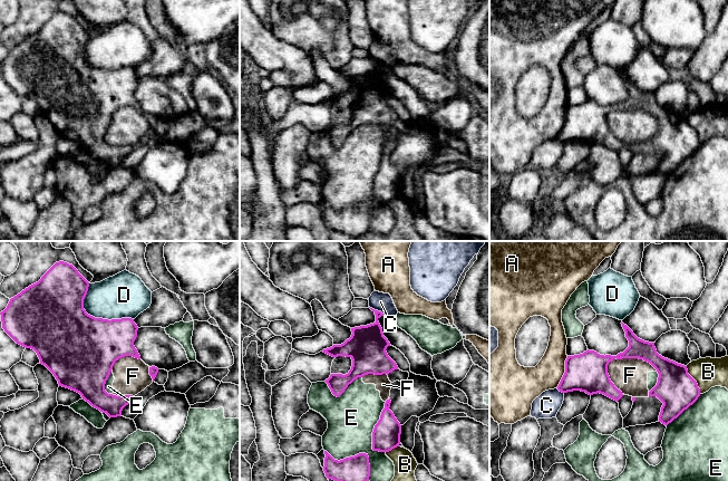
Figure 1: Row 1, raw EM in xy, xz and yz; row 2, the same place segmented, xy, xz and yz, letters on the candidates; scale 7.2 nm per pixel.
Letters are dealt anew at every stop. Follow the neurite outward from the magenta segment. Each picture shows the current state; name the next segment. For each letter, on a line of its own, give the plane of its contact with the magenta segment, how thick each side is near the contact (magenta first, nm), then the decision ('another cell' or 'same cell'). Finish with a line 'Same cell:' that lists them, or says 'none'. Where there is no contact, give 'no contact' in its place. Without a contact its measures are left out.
A: contact in yz; calibres 280 and 220 nm; another cell
B: contact in yz; calibres 280 and 220 nm; another cell
C: contact in xz; calibres 260 and 140 nm; another cell
D: contact in xy; calibres 500 and 320 nm; another cell
E: contact in xz; calibres 200 and 340 nm; another cell
F: contact in yz; calibres 140 and 260 nm; another cell
Same cell: none

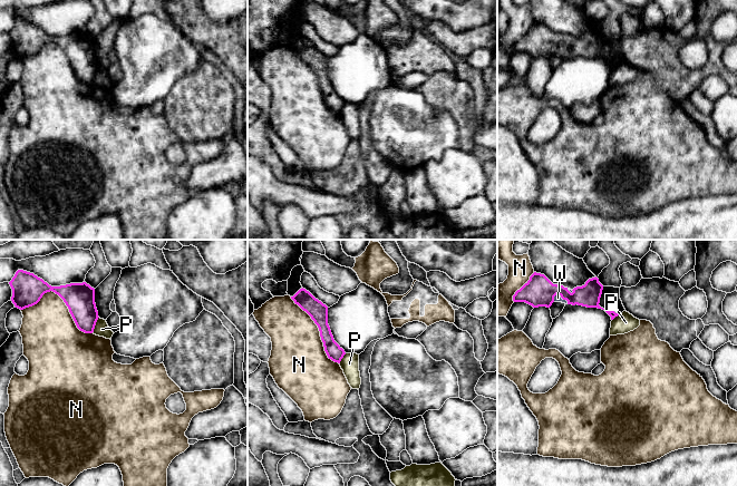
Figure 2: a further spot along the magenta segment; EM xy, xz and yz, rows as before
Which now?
N: contact in xy; calibres 220 and 400 nm; another cell
P: contact in xy; calibres 220 and 110 nm; another cell
W: contact in yz; calibres 220 and 50 nm; another cell
Same cell: none

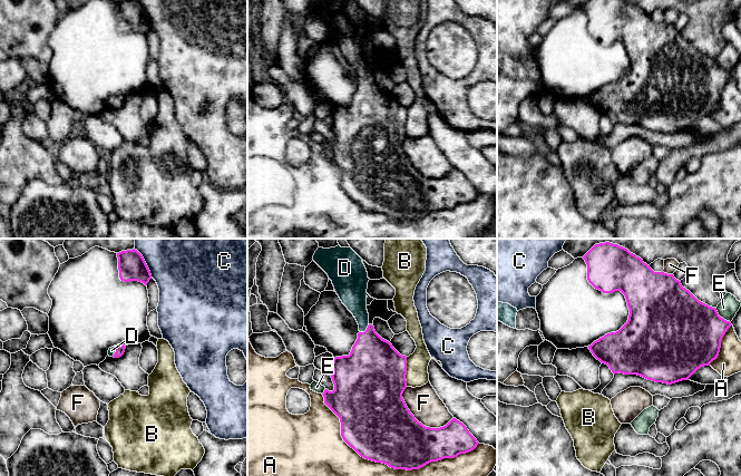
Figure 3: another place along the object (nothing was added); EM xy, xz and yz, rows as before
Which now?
A: contact in xz; calibres 460 and 420 nm; another cell
B: contact in xz; calibres 480 and 160 nm; another cell
C: contact in xy; calibres 200 and 340 nm; another cell
D: contact in xz; calibres 380 and 180 nm; same cell
E: contact in yz; calibres 460 and 140 nm; another cell
F: contact in xz; calibres 460 and 240 nm; another cell
Same cell: D

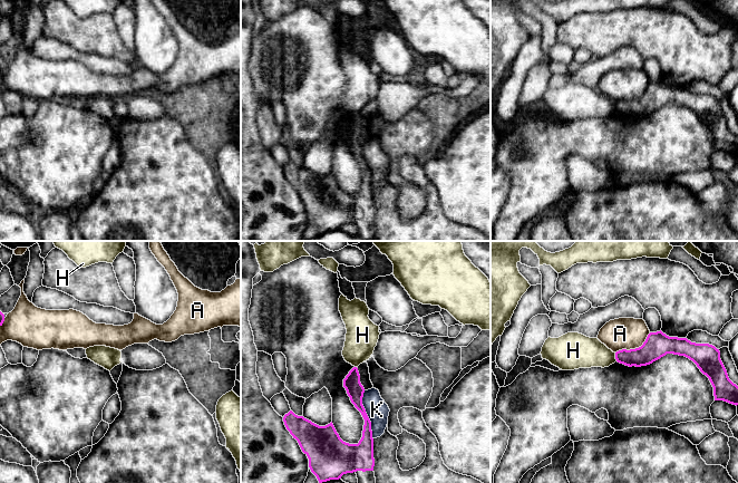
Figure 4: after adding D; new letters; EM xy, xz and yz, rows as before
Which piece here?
A: contact in yz; calibres 190 and 220 nm; another cell
H: contact in yz; calibres 150 and 240 nm; another cell
K: contact in xz; calibres 140 and 160 nm; another cell
Same cell: none

